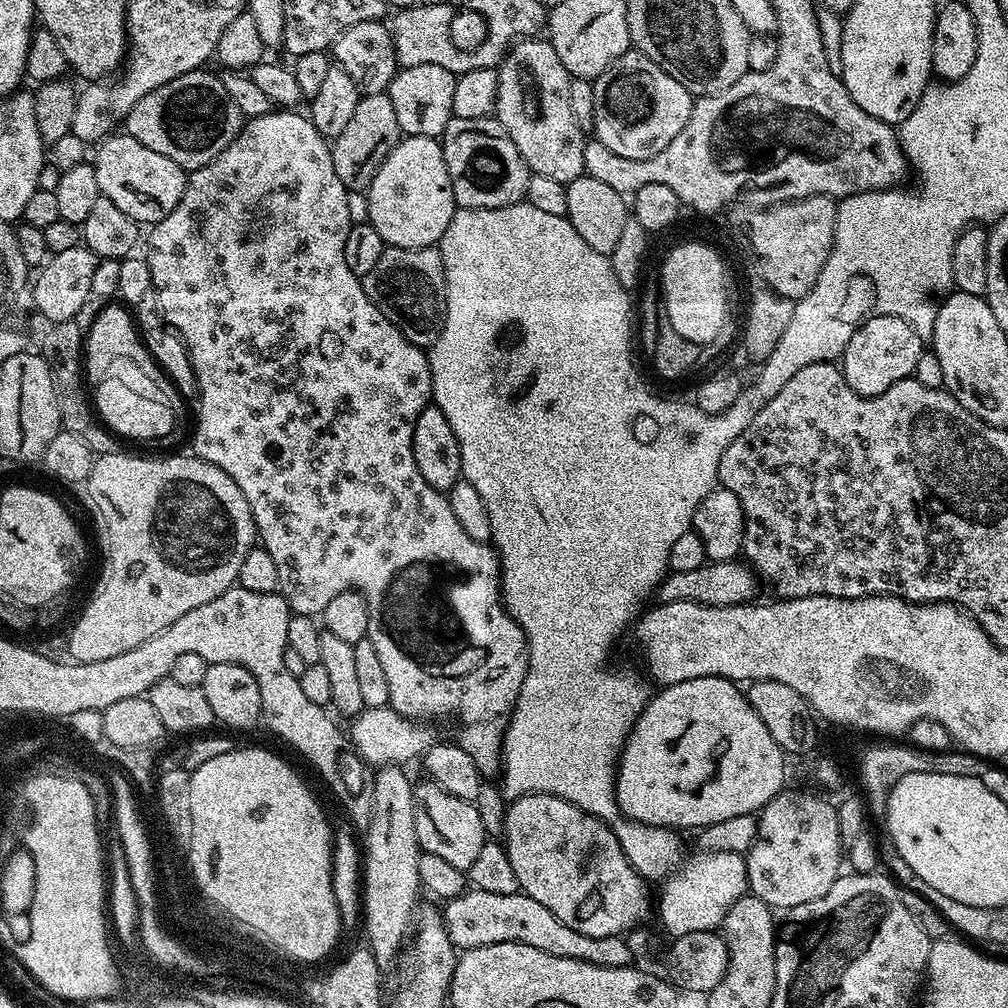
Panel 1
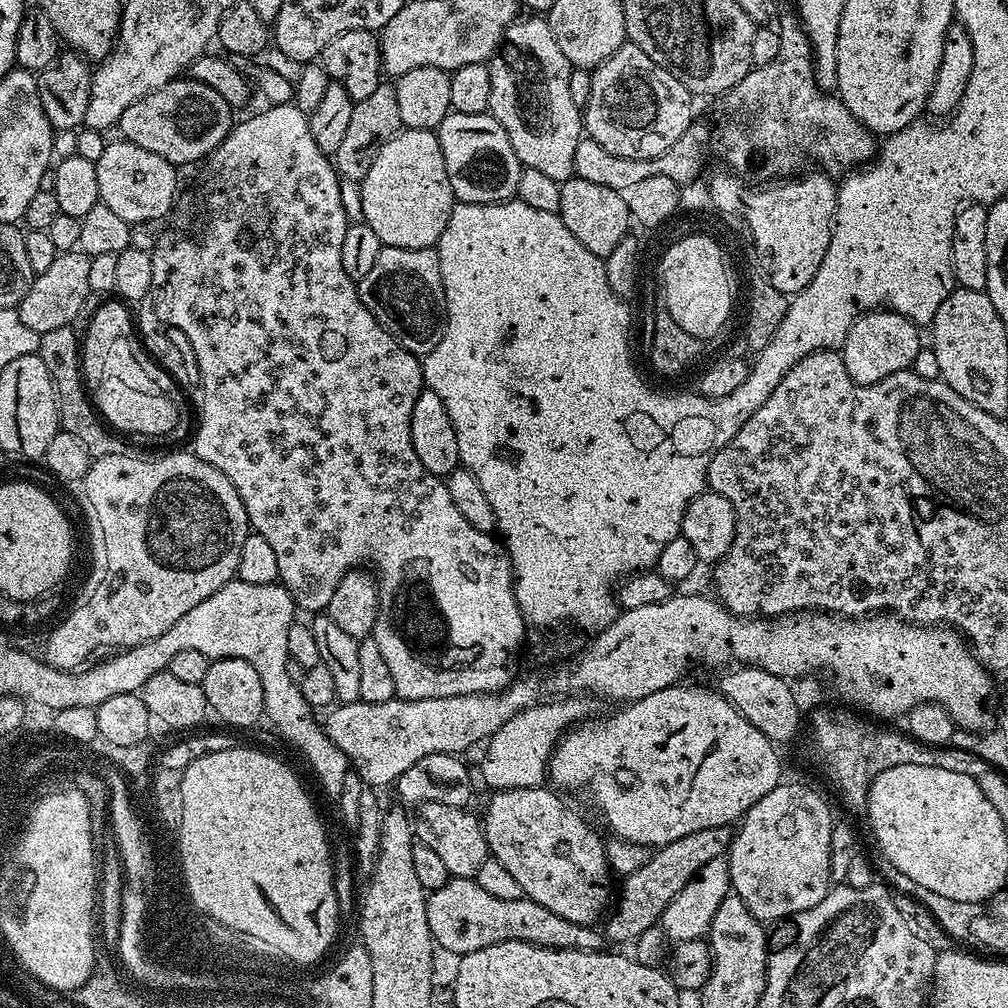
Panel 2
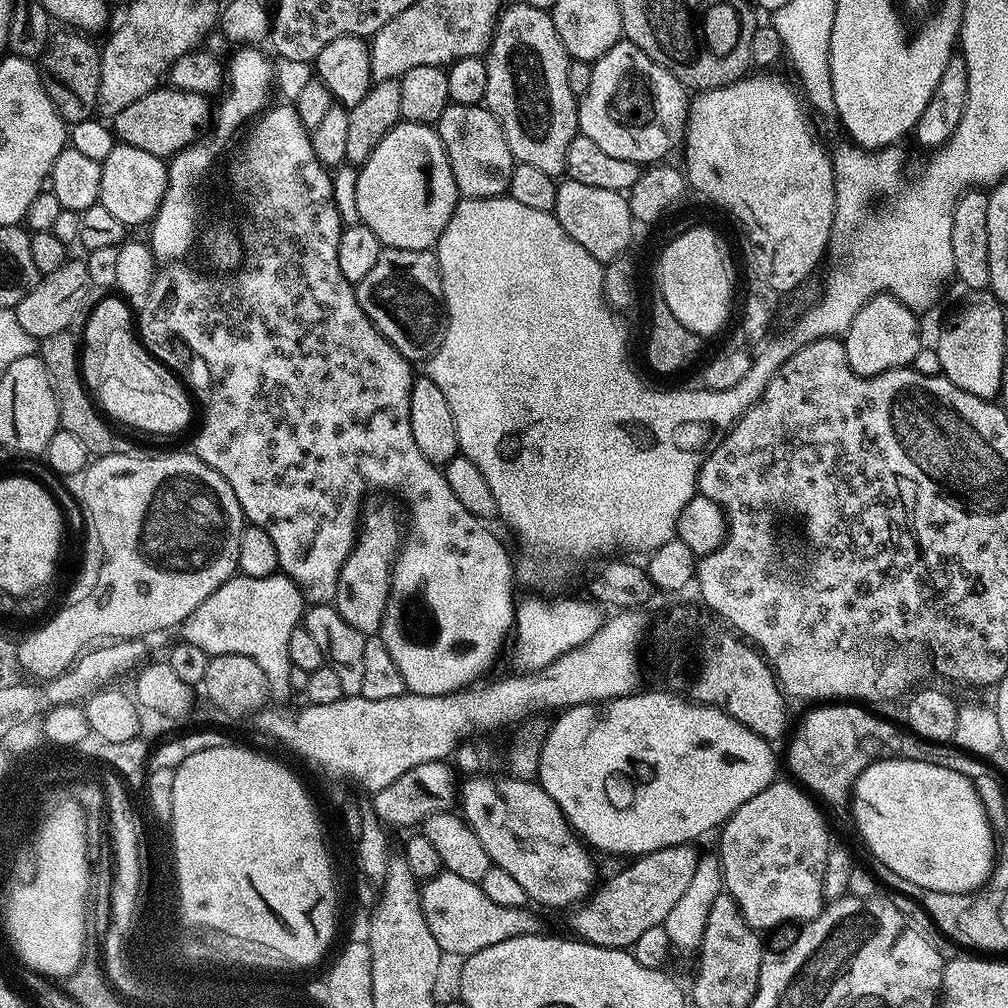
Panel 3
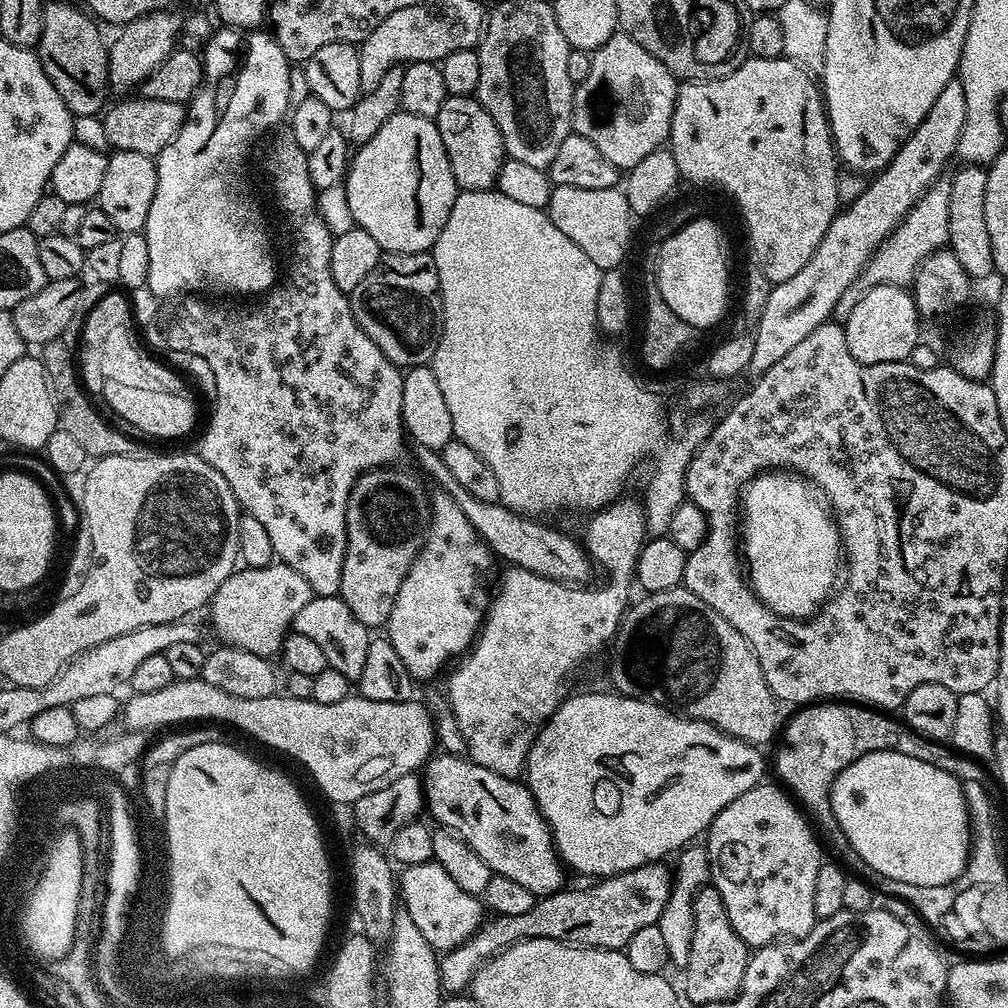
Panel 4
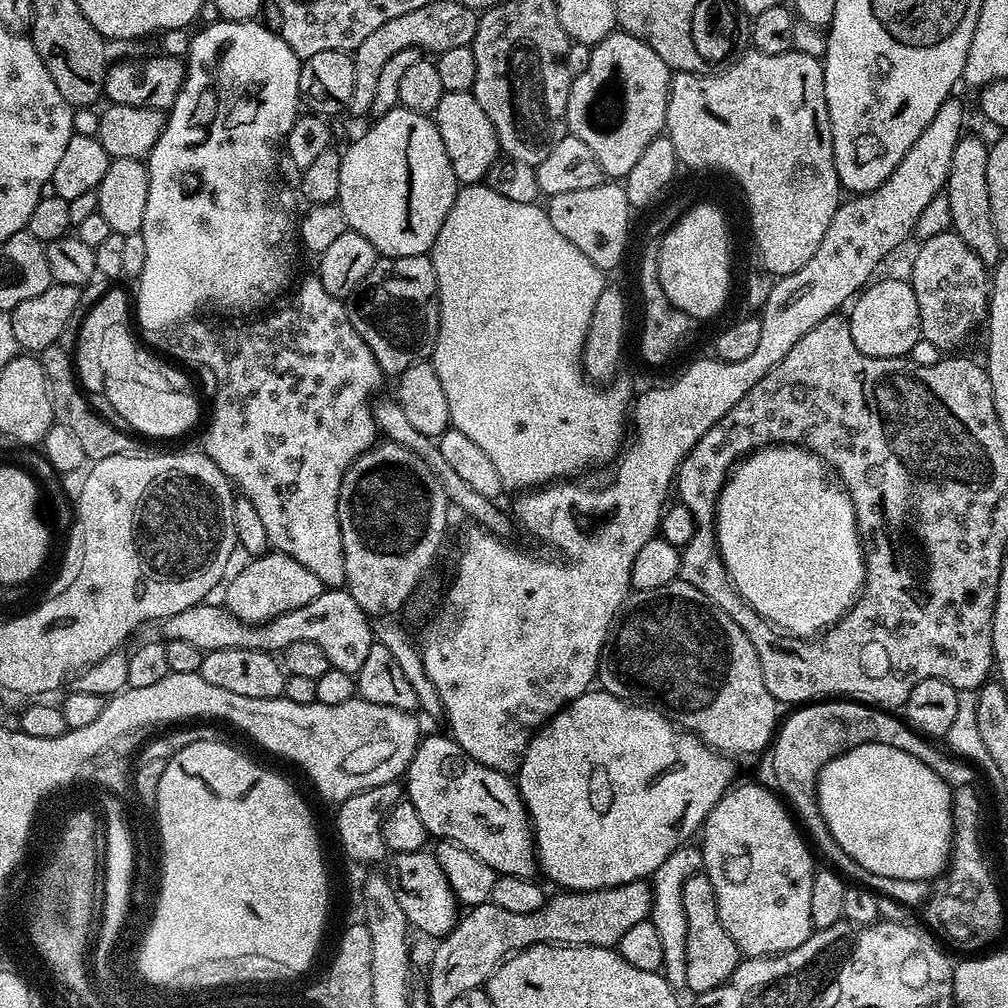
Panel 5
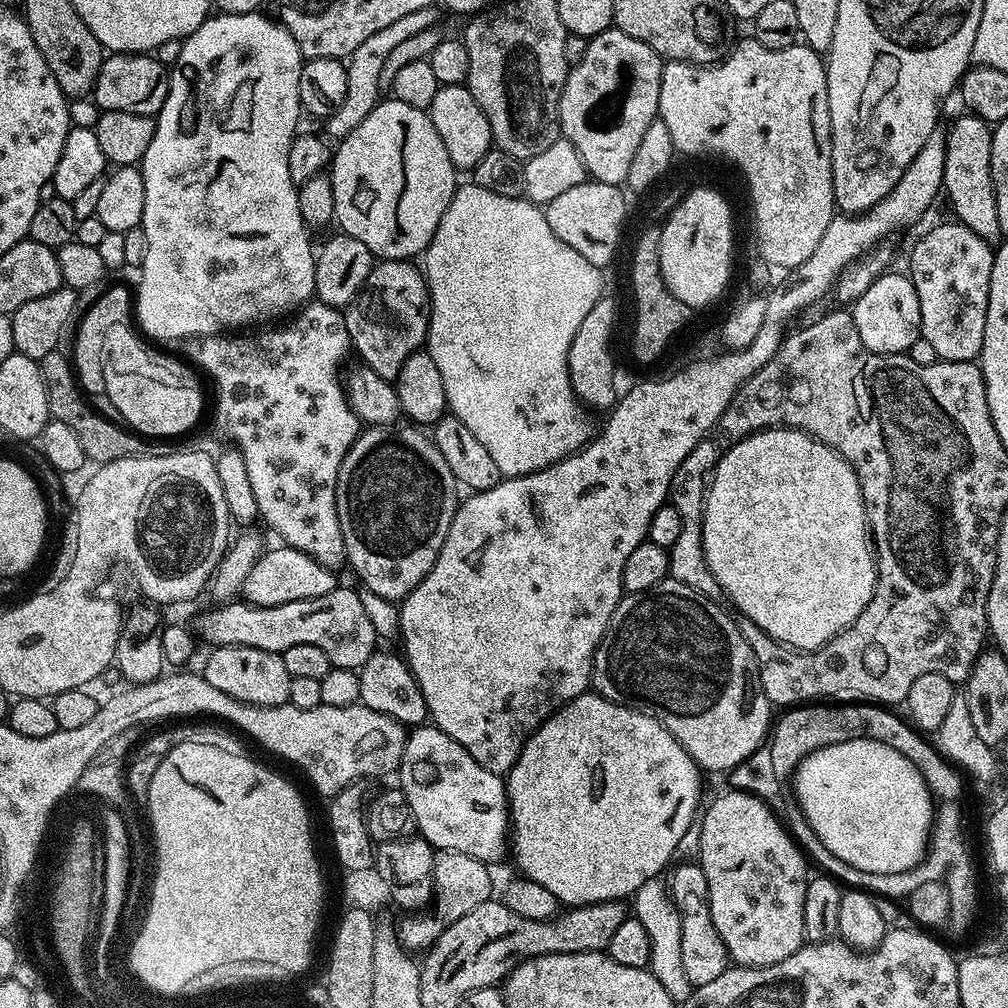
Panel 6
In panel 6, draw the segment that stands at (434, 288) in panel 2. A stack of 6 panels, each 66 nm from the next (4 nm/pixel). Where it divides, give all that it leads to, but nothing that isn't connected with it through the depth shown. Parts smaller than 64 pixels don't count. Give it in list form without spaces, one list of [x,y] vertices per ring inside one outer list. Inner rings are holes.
[[[380,260],[373,263],[372,272],[364,285],[354,294],[354,298],[343,309],[348,338],[354,352],[361,356],[363,367],[374,370],[378,378],[395,381],[402,362],[410,354],[421,351],[428,338],[428,283],[424,281],[423,271],[415,268],[412,260]]]

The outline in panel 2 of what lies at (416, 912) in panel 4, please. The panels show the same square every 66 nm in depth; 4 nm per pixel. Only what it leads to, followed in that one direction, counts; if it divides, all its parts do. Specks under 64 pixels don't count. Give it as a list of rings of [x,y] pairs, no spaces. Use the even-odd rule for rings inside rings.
[[[453,876],[441,888],[431,889],[427,898],[426,922],[435,947],[453,952],[456,958],[507,940],[587,952],[602,952],[606,948],[606,937],[599,927],[558,918],[554,910],[546,910],[546,906],[538,906],[538,902],[527,898],[494,898],[474,878]]]

